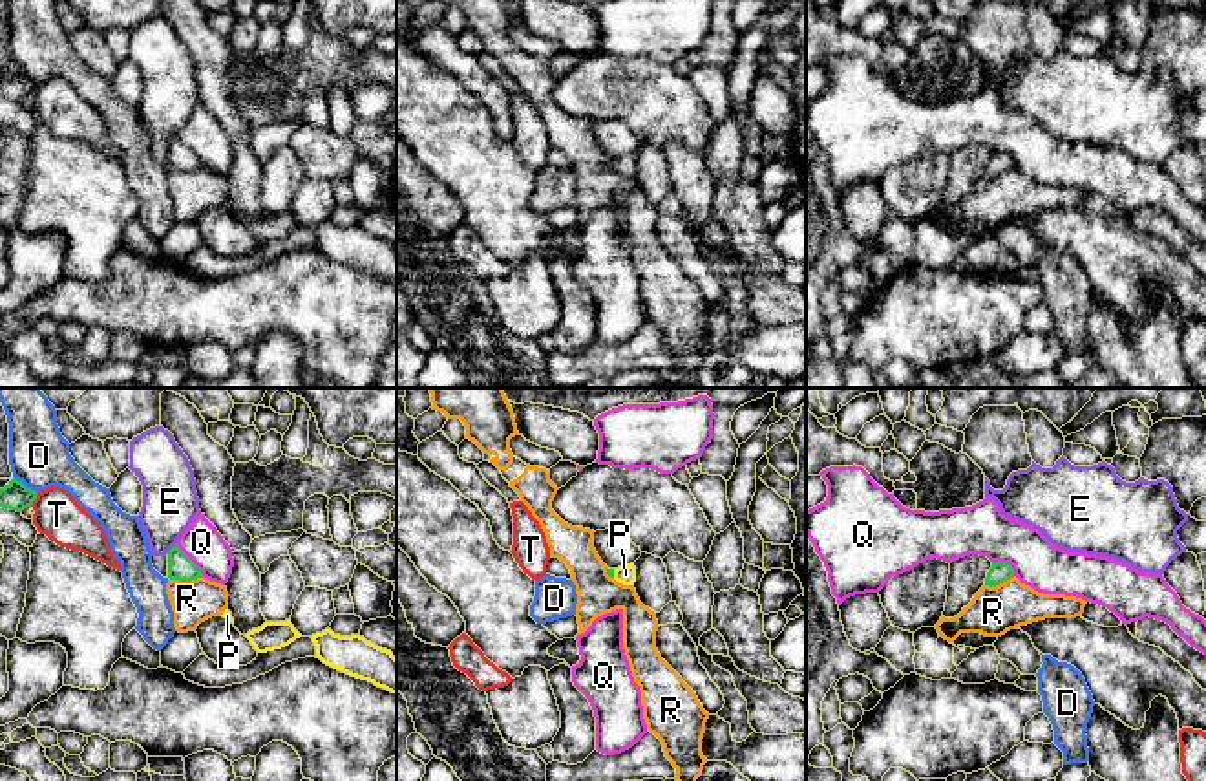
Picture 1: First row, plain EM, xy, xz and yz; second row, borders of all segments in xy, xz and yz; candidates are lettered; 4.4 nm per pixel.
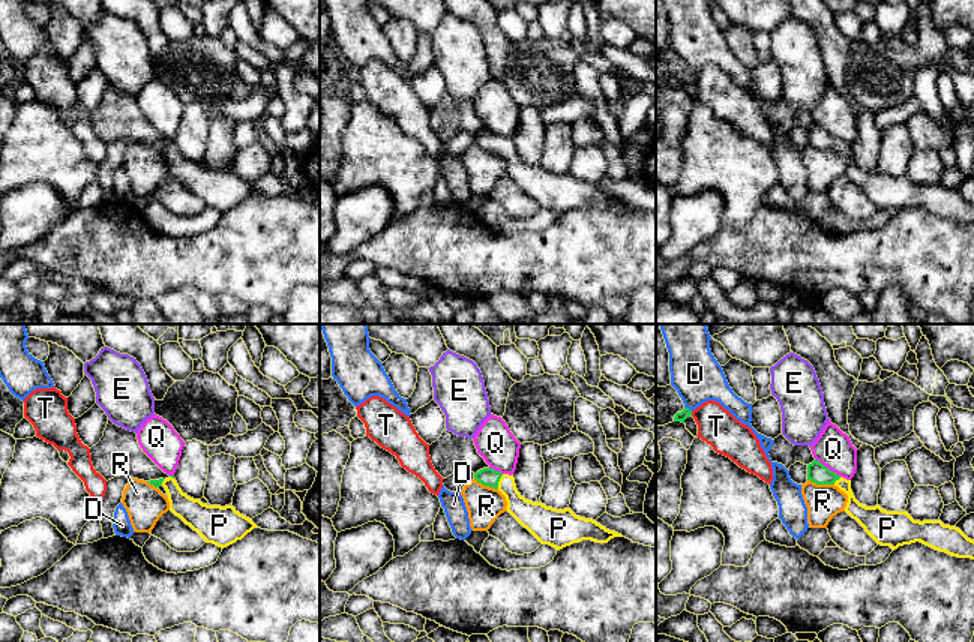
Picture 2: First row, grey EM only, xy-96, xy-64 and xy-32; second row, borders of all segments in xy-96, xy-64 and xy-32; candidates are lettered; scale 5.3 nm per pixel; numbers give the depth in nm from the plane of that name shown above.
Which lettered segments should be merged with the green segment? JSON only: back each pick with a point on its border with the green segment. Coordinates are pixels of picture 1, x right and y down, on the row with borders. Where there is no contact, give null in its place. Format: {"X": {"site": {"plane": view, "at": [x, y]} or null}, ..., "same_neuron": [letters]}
{"P": {"site": {"plane": "xz", "at": [613, 573]}}, "same_neuron": ["P"]}

